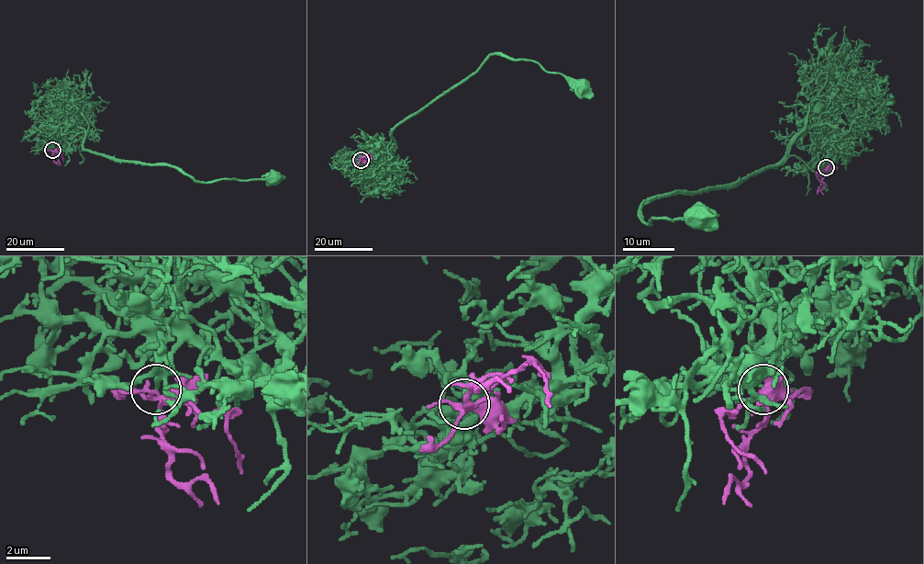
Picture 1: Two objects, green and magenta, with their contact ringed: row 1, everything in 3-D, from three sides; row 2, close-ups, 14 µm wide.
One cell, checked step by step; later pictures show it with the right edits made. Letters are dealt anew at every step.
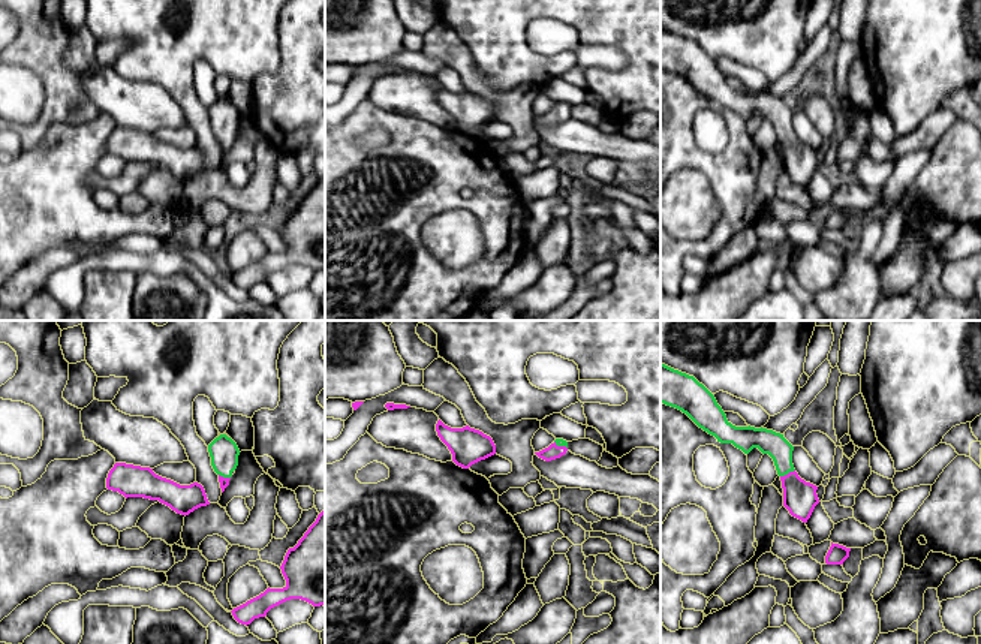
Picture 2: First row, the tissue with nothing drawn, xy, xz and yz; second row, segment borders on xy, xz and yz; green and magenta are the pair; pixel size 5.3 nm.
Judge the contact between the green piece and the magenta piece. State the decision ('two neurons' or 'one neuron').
one neuron

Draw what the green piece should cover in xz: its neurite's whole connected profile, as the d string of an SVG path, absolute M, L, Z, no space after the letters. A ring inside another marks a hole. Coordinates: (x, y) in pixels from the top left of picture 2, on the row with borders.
M556 439L548 448L535 454L545 461L551 461L565 455L566 451L568 451L568 442L563 439Z

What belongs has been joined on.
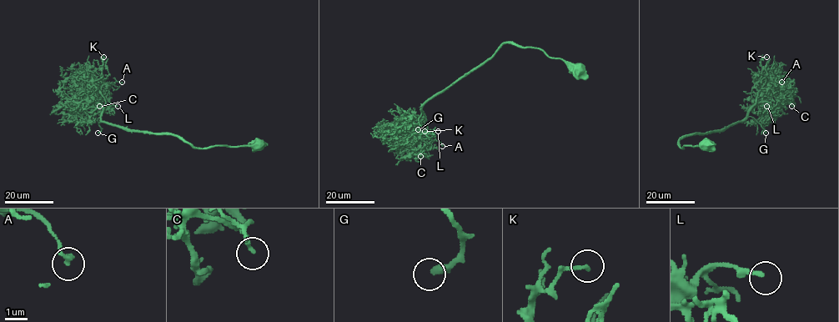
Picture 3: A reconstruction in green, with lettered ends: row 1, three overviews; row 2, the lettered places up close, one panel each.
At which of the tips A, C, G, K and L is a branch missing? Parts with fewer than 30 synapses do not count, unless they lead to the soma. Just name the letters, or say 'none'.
G

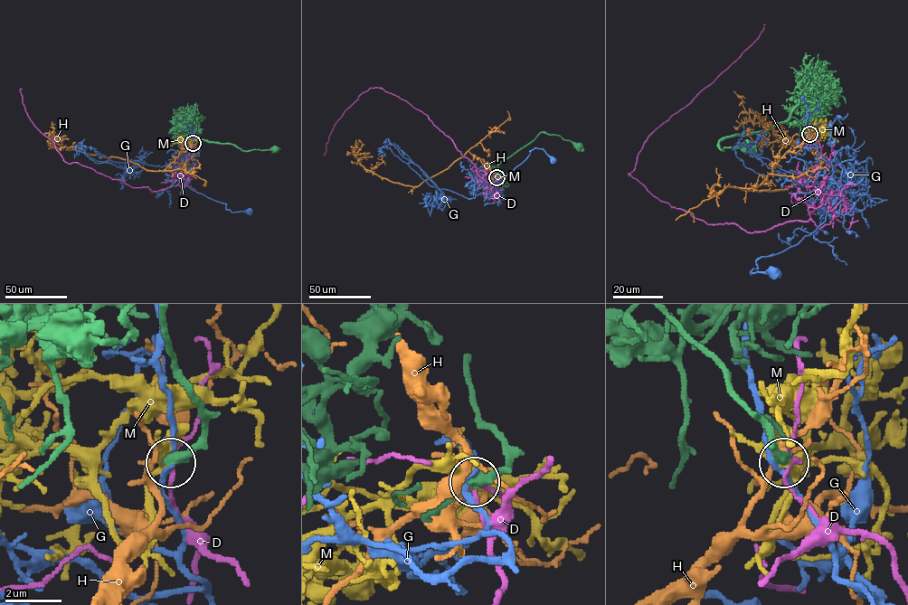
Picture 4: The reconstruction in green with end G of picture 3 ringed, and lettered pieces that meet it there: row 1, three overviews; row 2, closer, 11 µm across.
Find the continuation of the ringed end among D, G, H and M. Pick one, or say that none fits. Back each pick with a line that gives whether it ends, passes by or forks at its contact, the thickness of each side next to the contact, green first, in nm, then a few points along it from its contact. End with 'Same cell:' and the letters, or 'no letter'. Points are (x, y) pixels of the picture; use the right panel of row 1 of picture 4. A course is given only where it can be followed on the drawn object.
M: it passes by; calibres 360 and 280 nm; course (809, 134), (810, 129), (815, 136), (823, 130), (837, 142)
Same cell: M

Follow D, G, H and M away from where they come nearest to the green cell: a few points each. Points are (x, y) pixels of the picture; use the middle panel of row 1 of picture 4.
D: (496, 177), (487, 184), (427, 115), (380, 88), (364, 92), (345, 110), (326, 155)
G: (496, 176), (501, 184), (496, 193), (490, 185), (522, 164), (534, 148), (542, 148), (553, 160)
H: (496, 177), (468, 151), (418, 185), (403, 185), (362, 165), (356, 156), (355, 139)
M: (496, 177), (489, 178), (473, 192)

